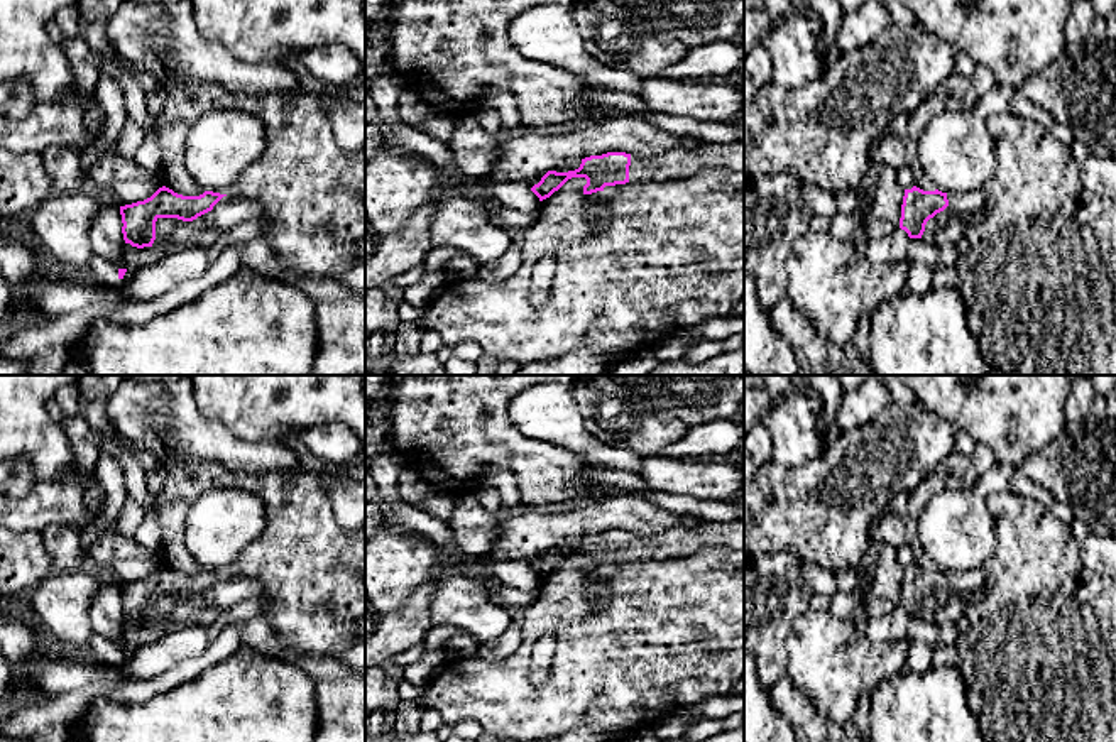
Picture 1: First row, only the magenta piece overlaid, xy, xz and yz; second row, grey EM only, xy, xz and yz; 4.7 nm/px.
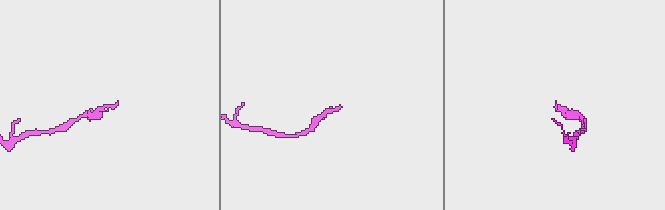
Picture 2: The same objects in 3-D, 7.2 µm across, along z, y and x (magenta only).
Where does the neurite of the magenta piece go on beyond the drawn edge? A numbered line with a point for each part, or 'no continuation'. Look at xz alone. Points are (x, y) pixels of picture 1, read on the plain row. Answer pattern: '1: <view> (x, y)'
1: xz (675, 543)

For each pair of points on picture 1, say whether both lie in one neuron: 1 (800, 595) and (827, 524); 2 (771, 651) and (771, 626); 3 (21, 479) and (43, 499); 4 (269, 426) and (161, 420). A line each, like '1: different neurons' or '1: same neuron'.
1: different neurons
2: same neuron
3: different neurons
4: different neurons

